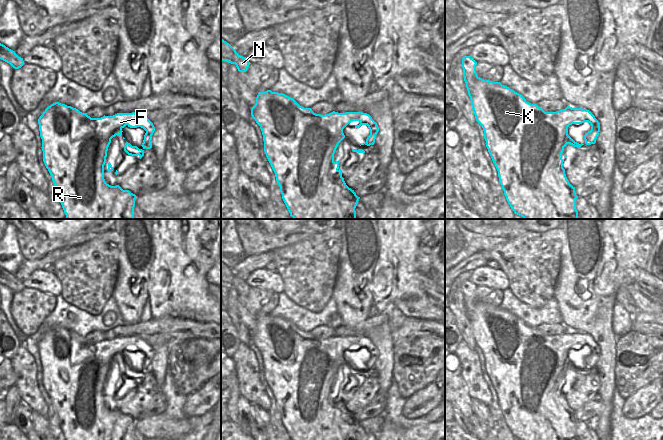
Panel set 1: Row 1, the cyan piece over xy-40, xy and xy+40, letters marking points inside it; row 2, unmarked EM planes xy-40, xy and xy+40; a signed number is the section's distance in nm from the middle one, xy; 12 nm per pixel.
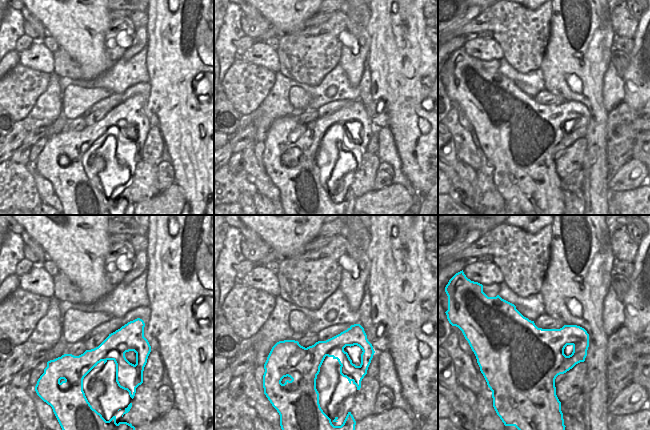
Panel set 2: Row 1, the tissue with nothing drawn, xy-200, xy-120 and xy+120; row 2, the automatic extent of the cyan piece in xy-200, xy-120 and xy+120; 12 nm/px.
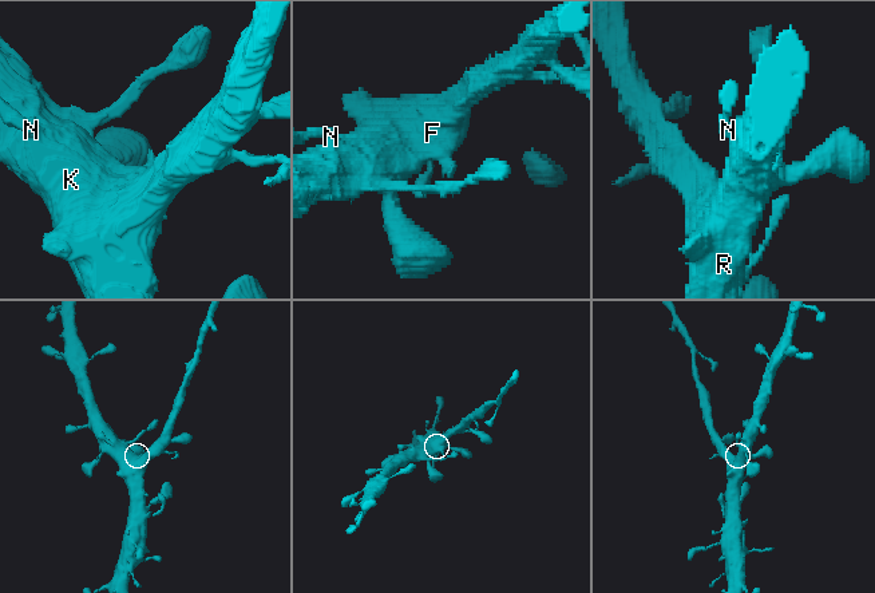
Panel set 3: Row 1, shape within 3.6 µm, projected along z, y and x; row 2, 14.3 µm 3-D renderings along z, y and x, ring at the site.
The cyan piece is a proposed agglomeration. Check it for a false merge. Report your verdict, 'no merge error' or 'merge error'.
no merge error

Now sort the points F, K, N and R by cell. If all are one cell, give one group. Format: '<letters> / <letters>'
F K N R

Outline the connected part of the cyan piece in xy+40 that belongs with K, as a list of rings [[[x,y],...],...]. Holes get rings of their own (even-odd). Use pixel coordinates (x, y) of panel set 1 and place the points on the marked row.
[[[465,56],[462,58],[462,68],[463,68],[463,77],[464,77],[464,81],[466,83],[466,88],[467,88],[467,91],[468,91],[468,95],[470,97],[470,100],[471,100],[471,105],[472,105],[472,109],[474,111],[474,115],[475,115],[475,119],[476,121],[482,126],[483,128],[483,131],[484,131],[484,139],[486,141],[486,147],[488,149],[488,152],[492,158],[492,161],[498,171],[498,177],[499,177],[499,182],[502,186],[502,189],[504,191],[504,195],[506,197],[506,200],[508,202],[508,204],[510,205],[511,209],[514,211],[515,214],[523,217],[524,219],[578,219],[578,211],[576,209],[576,199],[578,198],[578,196],[576,195],[575,193],[575,187],[573,187],[567,177],[566,177],[566,174],[565,174],[565,169],[563,168],[563,162],[564,160],[562,159],[562,153],[564,151],[564,147],[567,145],[567,144],[570,144],[574,147],[577,147],[577,148],[580,148],[582,145],[586,144],[586,145],[591,145],[591,144],[595,144],[596,143],[596,139],[599,135],[599,132],[600,132],[600,123],[599,121],[595,118],[595,116],[587,109],[582,109],[582,108],[572,108],[570,106],[567,106],[565,109],[563,110],[559,110],[557,112],[545,112],[542,108],[540,108],[537,104],[531,104],[529,102],[526,101],[526,99],[519,93],[515,92],[514,90],[510,89],[509,87],[505,86],[505,85],[502,85],[500,82],[492,82],[492,81],[489,81],[489,80],[484,80],[482,78],[480,78],[477,73],[476,73],[476,65],[477,65],[477,62],[471,57],[471,56]],[[584,122],[588,122],[590,125],[591,125],[591,130],[588,131],[587,133],[585,133],[584,135],[584,140],[585,140],[585,143],[584,144],[579,144],[577,142],[575,142],[569,135],[568,135],[568,127],[572,124],[582,124]]]

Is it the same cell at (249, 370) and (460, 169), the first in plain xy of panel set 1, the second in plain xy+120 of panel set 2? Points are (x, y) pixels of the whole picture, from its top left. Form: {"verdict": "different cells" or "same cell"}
{"verdict": "different cells"}

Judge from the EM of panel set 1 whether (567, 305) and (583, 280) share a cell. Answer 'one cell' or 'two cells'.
one cell

